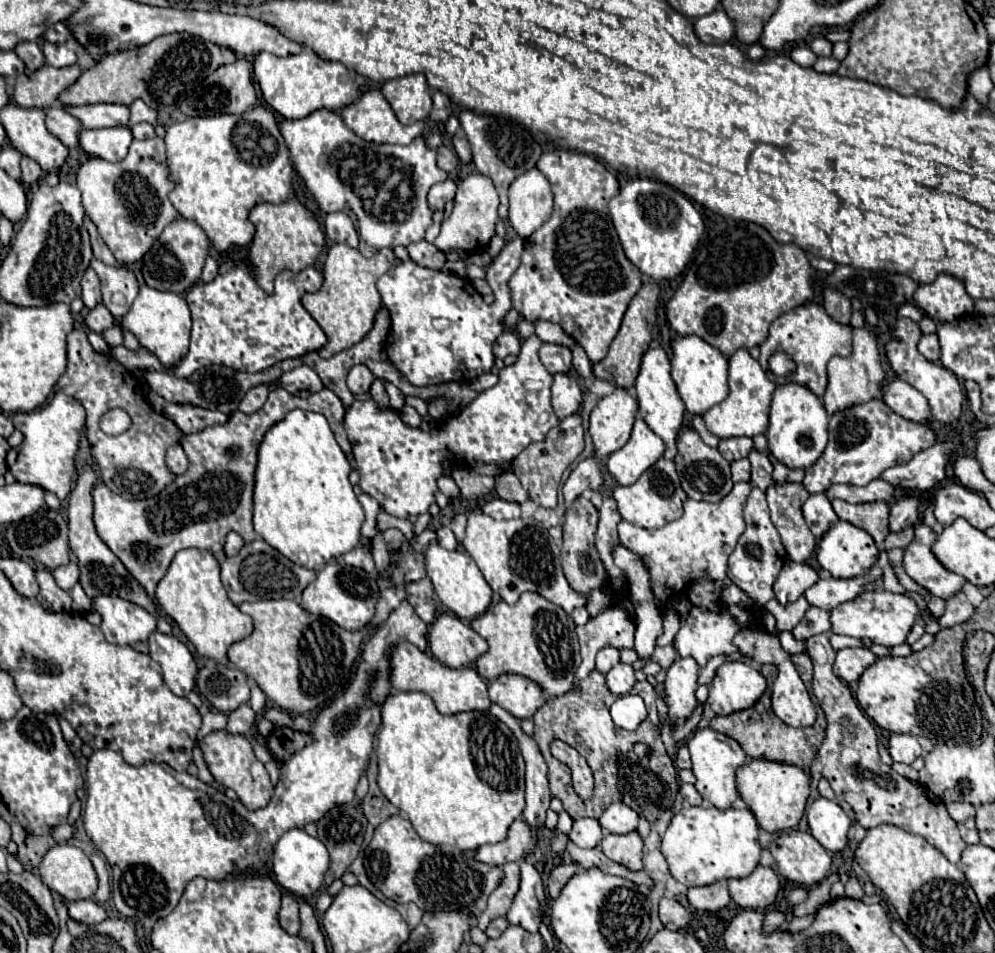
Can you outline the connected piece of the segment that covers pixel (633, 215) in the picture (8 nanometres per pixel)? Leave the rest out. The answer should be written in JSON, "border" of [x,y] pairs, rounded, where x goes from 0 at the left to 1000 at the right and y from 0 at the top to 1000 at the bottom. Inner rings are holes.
{"border":[[[633,188],[613,211],[613,226],[629,270],[655,293],[677,293],[691,278],[708,232],[695,211],[681,198],[655,188]]]}

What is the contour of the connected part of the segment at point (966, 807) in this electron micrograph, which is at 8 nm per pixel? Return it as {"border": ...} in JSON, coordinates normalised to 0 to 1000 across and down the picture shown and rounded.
{"border":[[[957,843],[953,847],[953,853],[955,857],[961,861],[961,864],[969,864],[971,859],[979,857],[981,855],[981,849],[975,845],[975,843]]]}

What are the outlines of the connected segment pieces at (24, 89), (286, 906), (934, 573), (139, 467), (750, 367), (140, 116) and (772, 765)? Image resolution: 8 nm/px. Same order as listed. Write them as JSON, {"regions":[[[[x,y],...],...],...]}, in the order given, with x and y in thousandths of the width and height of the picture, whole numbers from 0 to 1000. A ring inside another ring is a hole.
{"regions":[[[[44,68],[32,79],[20,79],[14,89],[14,108],[24,114],[44,114],[52,110],[58,100],[80,81],[80,70],[50,70]]],[[[285,937],[283,939],[283,952],[281,952],[281,958],[279,958],[279,966],[281,966],[281,973],[291,979],[291,981],[297,981],[299,979],[299,945]]],[[[925,549],[919,553],[919,566],[909,578],[909,597],[923,614],[931,616],[937,624],[949,629],[965,620],[969,608],[961,601],[951,599],[937,582],[935,572],[939,570],[939,566],[935,561],[941,559],[933,551]]],[[[74,345],[68,352],[66,368],[68,387],[58,398],[58,404],[66,414],[78,419],[86,429],[86,459],[90,463],[90,473],[96,482],[105,509],[125,524],[151,524],[161,519],[177,503],[177,498],[167,492],[165,477],[171,467],[181,463],[181,450],[167,435],[161,435],[151,427],[149,419],[139,408],[139,400],[135,400],[133,391],[123,381],[119,381],[113,373],[96,370],[92,366],[84,347]],[[117,427],[131,435],[133,446],[127,454],[111,459],[101,452],[98,442],[107,431]]],[[[742,366],[736,375],[734,375],[734,393],[732,393],[732,404],[734,404],[734,412],[732,417],[718,425],[716,429],[712,429],[708,433],[708,444],[710,448],[722,456],[724,461],[732,461],[732,459],[760,459],[770,454],[772,450],[772,431],[774,431],[774,419],[776,412],[780,408],[780,404],[770,396],[770,391],[766,389],[764,381],[760,377],[754,375],[754,370],[750,366]]],[[[137,104],[133,110],[131,110],[131,127],[129,127],[129,133],[135,133],[137,129],[151,129],[151,131],[157,131],[157,116],[151,114],[143,104]]],[[[754,796],[746,807],[742,807],[740,826],[746,841],[760,857],[762,866],[772,874],[800,868],[808,855],[808,847],[814,832],[814,822],[808,807],[770,796]]]]}

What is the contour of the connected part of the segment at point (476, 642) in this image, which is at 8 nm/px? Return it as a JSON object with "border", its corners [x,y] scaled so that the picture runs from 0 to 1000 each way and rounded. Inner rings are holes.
{"border":[[[444,643],[434,654],[430,664],[430,679],[434,687],[452,702],[464,702],[478,696],[488,685],[488,673],[476,664],[472,656],[466,656],[460,647]]]}

